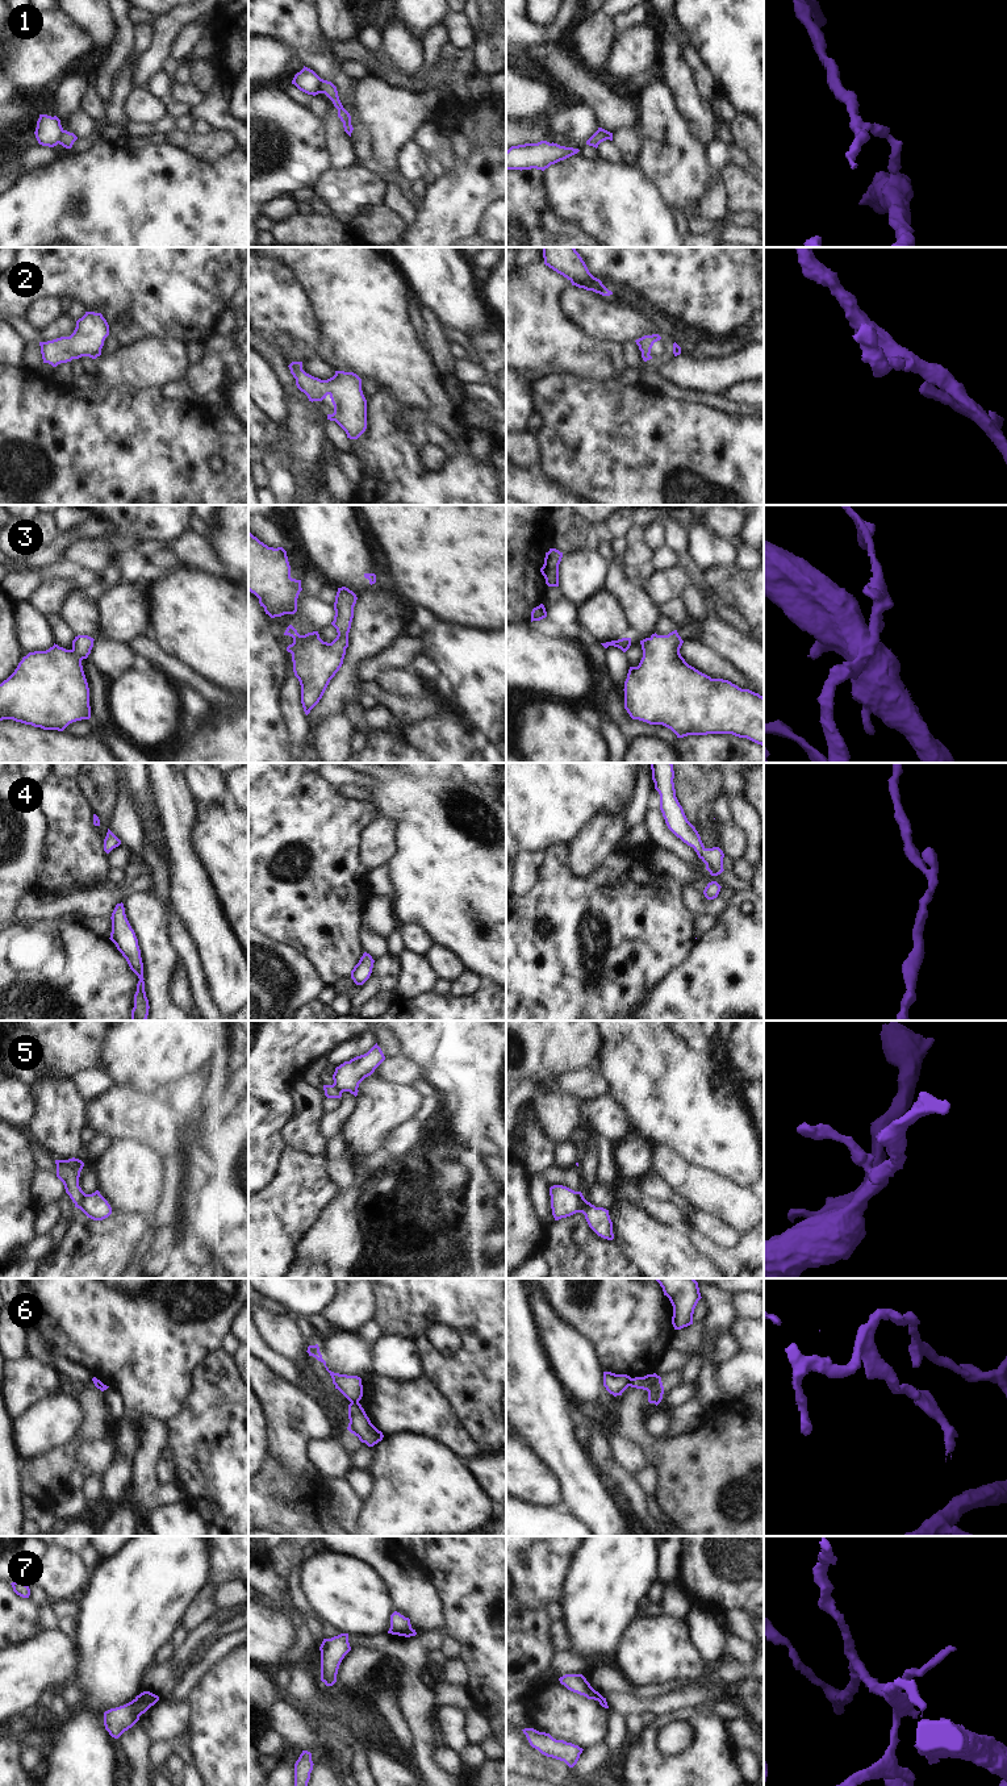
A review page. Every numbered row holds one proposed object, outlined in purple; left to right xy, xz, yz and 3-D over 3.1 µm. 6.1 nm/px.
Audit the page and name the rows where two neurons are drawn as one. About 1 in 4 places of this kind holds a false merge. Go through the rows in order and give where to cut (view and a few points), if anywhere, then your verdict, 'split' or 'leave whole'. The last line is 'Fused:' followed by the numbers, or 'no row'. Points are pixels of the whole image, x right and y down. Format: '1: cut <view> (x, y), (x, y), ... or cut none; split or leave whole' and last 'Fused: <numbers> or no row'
1: cut xz (321, 79), (317, 92); split
2: cut none; leave whole
3: cut none; leave whole
4: cut none; leave whole
5: cut xy (83, 1192), (75, 1204); split
6: cut xz (351, 1401), (358, 1402); split
7: cut none; leave whole
Fused: 1, 5, 6

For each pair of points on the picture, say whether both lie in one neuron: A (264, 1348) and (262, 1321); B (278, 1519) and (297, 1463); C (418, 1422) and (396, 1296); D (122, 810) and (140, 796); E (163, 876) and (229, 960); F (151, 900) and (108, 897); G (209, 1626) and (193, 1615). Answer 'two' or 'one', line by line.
A: two
B: two
C: two
D: two
E: two
F: two
G: two

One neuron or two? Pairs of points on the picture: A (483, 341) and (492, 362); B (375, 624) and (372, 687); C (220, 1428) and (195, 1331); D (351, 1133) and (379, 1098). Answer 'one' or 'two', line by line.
A: one
B: two
C: two
D: one

